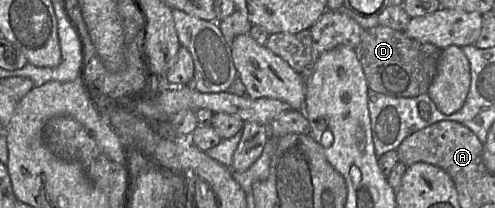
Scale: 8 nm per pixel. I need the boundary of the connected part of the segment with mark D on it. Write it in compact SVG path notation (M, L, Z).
M377 25L364 30L355 51L369 89L391 97L413 98L428 93L437 74L442 49L411 38L405 31Z

